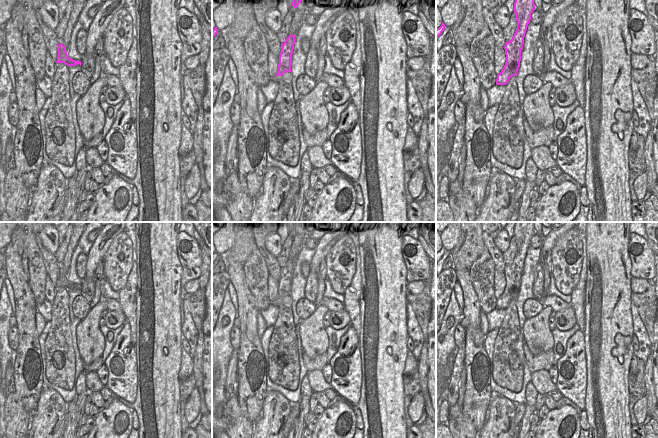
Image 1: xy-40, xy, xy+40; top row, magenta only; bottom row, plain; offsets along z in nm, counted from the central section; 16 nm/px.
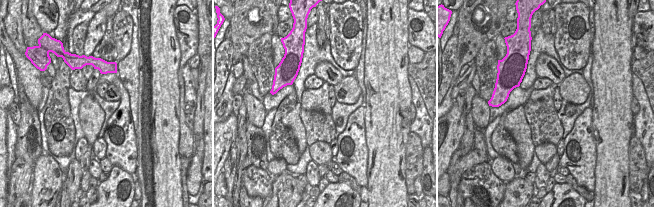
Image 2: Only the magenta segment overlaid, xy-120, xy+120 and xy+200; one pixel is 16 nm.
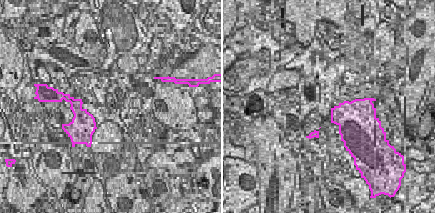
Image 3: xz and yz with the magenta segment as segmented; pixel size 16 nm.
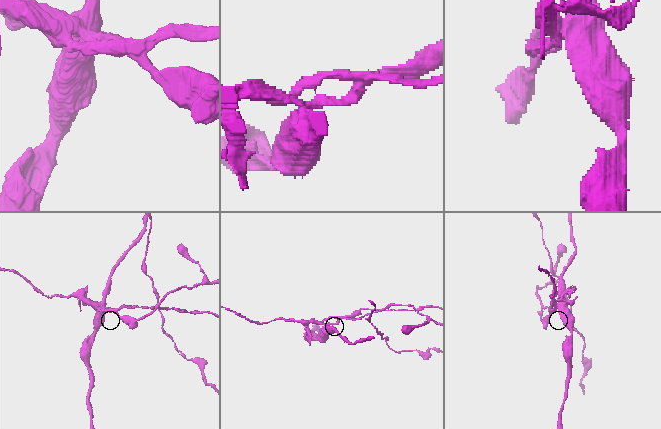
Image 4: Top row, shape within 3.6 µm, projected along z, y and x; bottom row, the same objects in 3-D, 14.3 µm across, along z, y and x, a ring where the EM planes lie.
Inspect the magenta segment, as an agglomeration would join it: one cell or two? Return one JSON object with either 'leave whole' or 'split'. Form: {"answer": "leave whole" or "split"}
{"answer": "split"}

